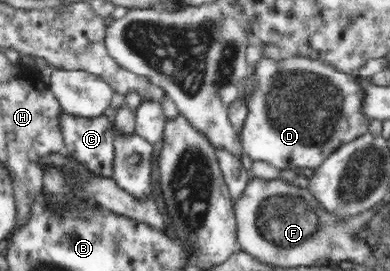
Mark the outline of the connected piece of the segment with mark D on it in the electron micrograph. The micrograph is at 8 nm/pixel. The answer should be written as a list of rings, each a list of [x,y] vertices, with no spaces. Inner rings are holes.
[[[288,55],[288,60],[282,60],[282,62],[274,62],[274,60],[262,57],[262,60],[258,62],[258,68],[256,68],[256,90],[253,90],[253,88],[250,90],[252,91],[252,96],[246,102],[250,112],[248,112],[248,118],[246,118],[240,133],[243,150],[246,150],[246,154],[252,160],[264,160],[264,162],[268,162],[268,164],[272,164],[272,166],[280,170],[287,168],[301,172],[305,168],[318,168],[332,152],[340,148],[344,143],[352,142],[353,139],[360,138],[360,135],[369,132],[370,120],[364,113],[364,100],[366,100],[366,90],[372,85],[374,85],[372,77],[362,77],[362,75],[356,75],[355,73],[348,74],[345,71],[338,71],[335,67],[322,62],[320,59],[310,60],[306,55]]]

